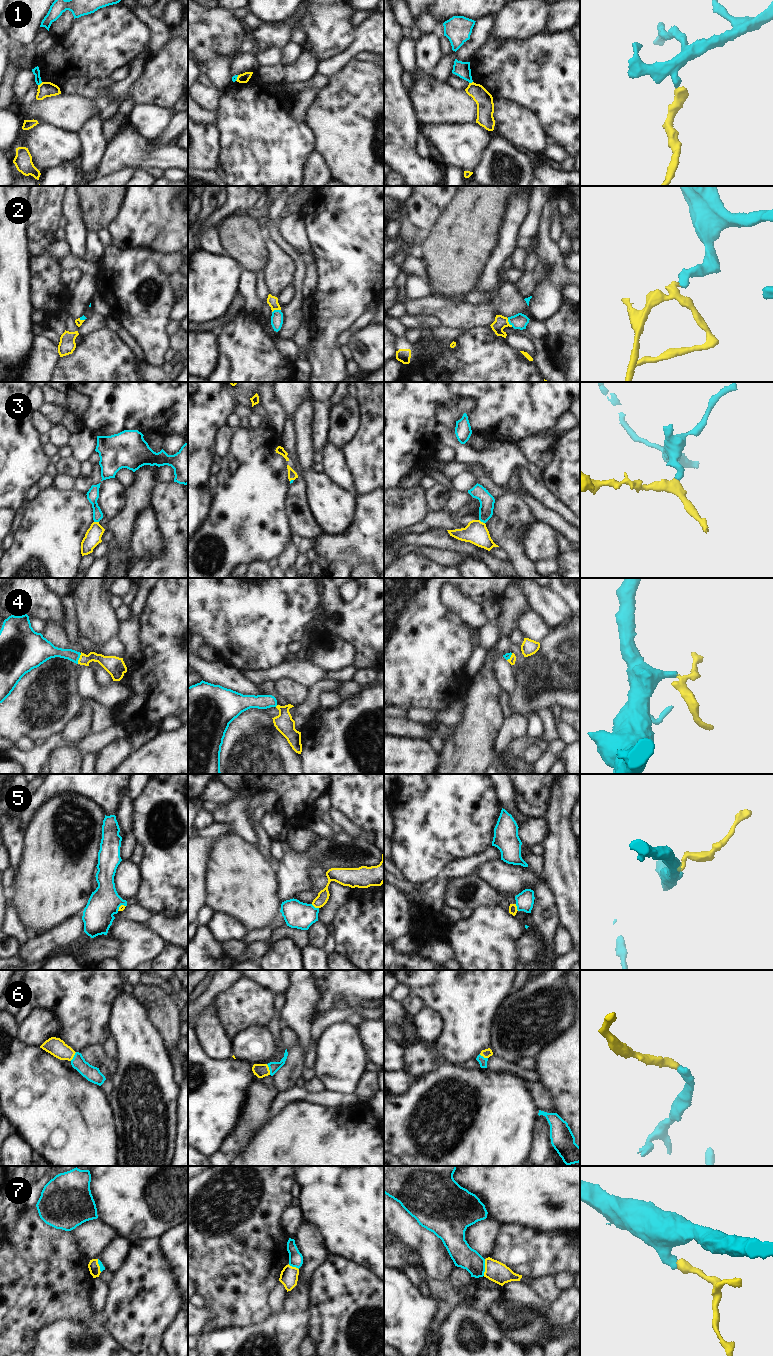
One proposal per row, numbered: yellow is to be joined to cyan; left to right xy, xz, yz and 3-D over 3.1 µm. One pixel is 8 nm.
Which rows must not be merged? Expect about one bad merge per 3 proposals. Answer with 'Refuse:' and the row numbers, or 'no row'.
Refuse: 1, 5, 7

